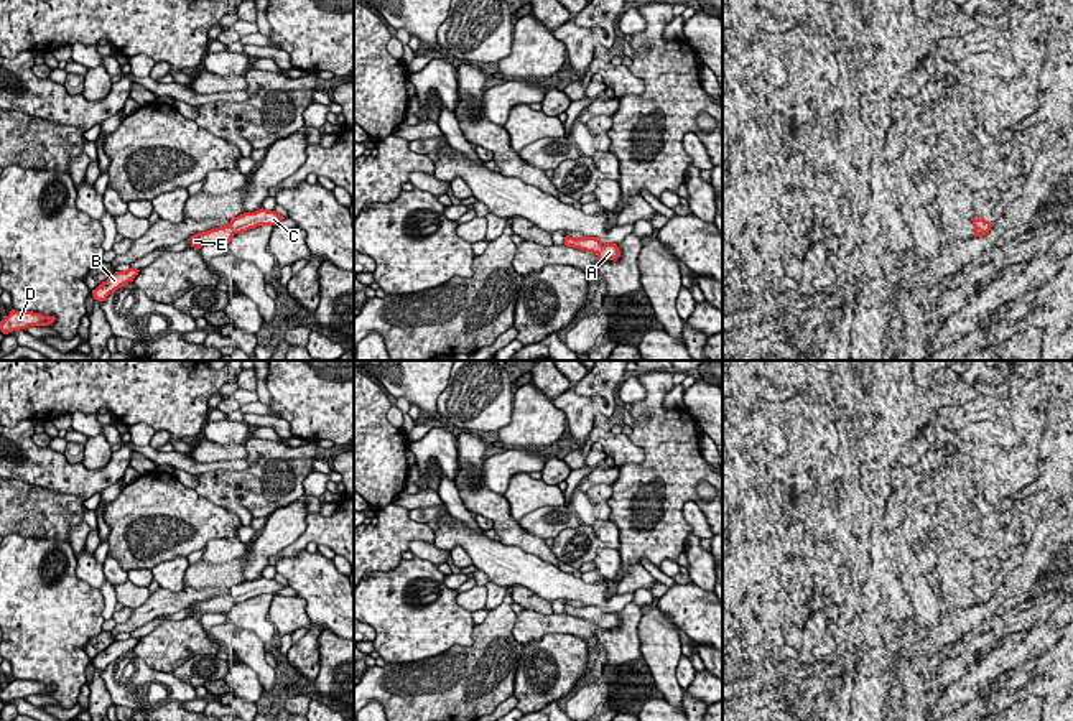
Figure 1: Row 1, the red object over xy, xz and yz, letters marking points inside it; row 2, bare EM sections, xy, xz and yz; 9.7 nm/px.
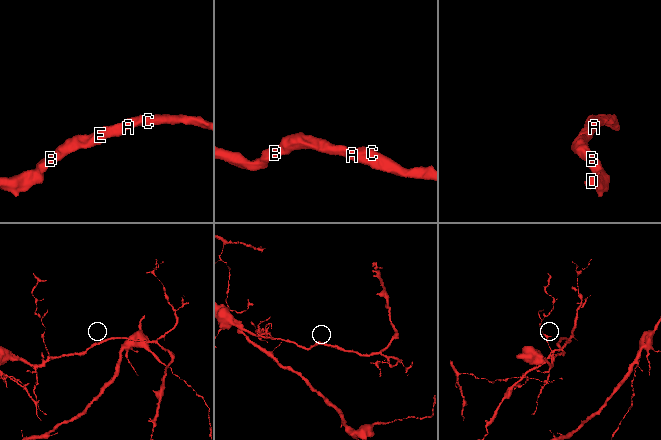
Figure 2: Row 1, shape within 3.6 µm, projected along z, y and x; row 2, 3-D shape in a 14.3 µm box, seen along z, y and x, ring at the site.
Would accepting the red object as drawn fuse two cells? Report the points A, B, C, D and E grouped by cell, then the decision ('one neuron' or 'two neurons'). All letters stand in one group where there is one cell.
A B C D E; one neuron

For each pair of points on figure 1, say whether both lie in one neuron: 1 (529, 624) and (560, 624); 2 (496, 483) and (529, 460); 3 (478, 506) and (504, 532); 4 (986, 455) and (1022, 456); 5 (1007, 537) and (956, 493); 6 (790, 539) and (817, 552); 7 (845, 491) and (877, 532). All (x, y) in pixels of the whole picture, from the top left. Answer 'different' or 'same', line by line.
1: same
2: same
3: same
4: different
5: different
6: different
7: different

